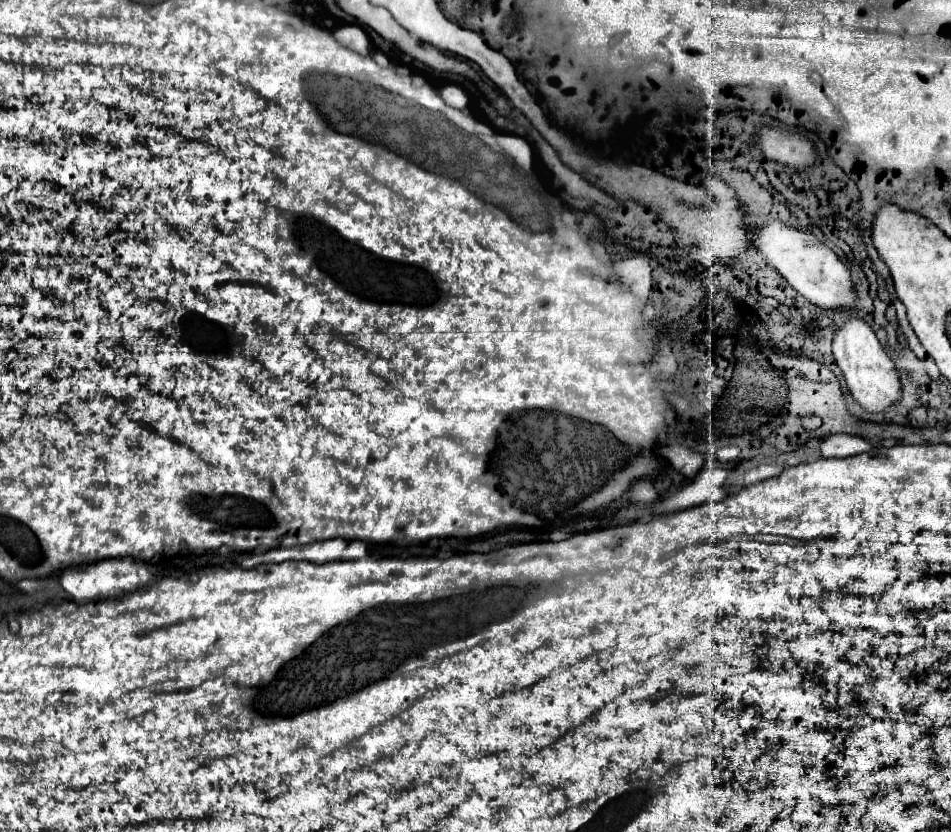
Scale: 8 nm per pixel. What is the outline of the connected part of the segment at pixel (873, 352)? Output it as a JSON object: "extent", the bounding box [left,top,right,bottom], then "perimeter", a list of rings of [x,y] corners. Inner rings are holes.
{"extent":[832,317,902,413],"perimeter":[[[858,317],[848,319],[834,335],[832,353],[834,353],[836,365],[844,373],[850,395],[862,409],[866,409],[870,413],[882,413],[886,407],[890,407],[902,399],[902,385],[900,385],[898,369],[892,363],[892,359],[886,355],[876,333],[872,331],[872,327],[866,321],[858,319]]]}

